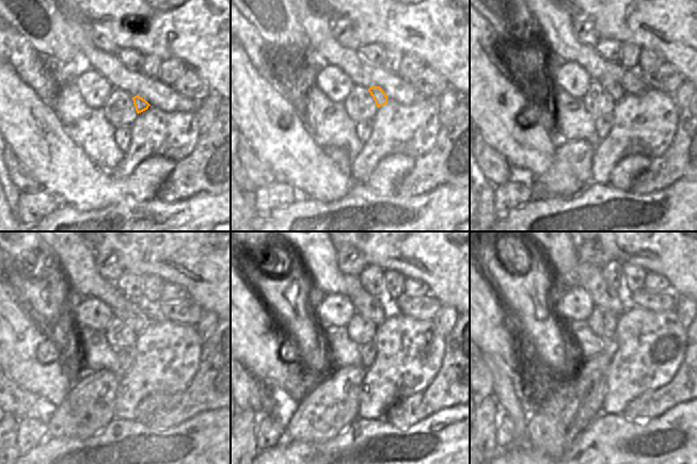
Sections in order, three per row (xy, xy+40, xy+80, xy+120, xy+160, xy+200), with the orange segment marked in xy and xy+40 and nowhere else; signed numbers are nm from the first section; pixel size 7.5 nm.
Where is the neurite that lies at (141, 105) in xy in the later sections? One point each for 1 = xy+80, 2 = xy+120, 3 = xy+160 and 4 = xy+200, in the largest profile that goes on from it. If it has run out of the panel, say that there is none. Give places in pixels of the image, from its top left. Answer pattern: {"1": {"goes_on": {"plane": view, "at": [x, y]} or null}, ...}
{"1": {"goes_on": {"plane": "xy+80", "at": [615, 89]}}, "2": {"goes_on": {"plane": "xy+120", "at": [133, 317]}}, "3": {"goes_on": {"plane": "xy+160", "at": [367, 305]}}, "4": {"goes_on": {"plane": "xy+200", "at": [589, 277]}}}

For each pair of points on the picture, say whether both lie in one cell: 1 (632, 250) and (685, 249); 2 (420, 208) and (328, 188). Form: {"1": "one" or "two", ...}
{"1": "one", "2": "two"}

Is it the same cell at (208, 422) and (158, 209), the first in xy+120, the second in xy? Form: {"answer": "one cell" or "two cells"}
{"answer": "one cell"}

